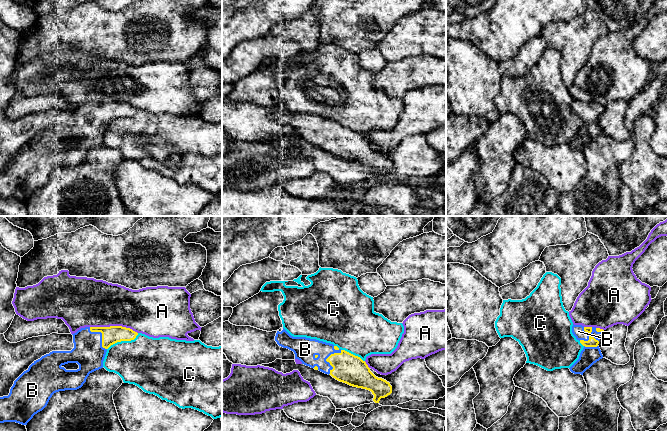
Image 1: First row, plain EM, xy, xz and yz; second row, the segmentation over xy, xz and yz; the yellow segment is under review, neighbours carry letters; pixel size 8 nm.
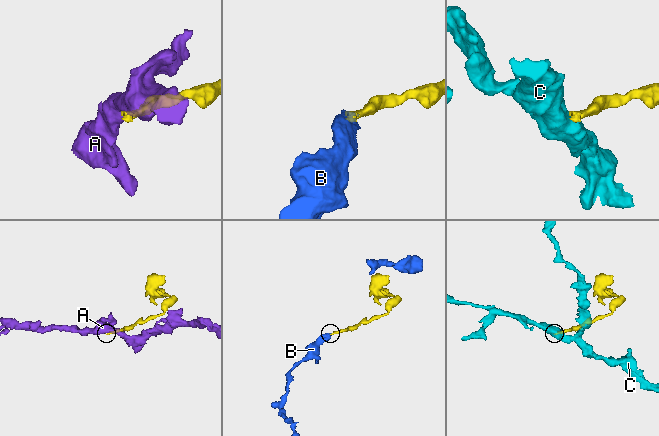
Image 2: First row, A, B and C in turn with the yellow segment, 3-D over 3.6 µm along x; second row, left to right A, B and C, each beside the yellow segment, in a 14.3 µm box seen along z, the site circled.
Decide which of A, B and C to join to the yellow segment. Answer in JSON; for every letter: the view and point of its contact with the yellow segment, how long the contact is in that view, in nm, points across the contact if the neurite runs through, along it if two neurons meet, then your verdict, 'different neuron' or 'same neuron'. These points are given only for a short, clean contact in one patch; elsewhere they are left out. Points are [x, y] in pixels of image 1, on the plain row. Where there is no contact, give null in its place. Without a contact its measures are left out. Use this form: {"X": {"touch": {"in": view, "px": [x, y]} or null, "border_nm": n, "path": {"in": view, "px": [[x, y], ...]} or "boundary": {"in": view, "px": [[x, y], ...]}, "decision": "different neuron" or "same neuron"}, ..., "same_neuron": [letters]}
{"A": {"touch": {"in": "xy", "px": [114, 102]}, "border_nm": 380, "decision": "different neuron"}, "B": {"touch": {"in": "xz", "px": [330, 131]}, "border_nm": 240, "path": {"in": "xz", "px": [[347, 144], [339, 140], [330, 131], [318, 131], [305, 125]]}, "decision": "same neuron"}, "C": {"touch": {"in": "xy", "px": [123, 116]}, "border_nm": 280, "boundary": {"in": "xy", "px": [[138, 109], [133, 115], [117, 117], [107, 125]]}, "decision": "different neuron"}, "same_neuron": ["B"]}

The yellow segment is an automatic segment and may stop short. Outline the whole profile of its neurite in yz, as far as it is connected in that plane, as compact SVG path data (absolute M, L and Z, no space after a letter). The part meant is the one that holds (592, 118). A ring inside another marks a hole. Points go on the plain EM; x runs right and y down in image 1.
M573 100L572 109L584 124L580 129L579 135L569 145L574 150L583 151L594 139L603 134L598 120L604 111L604 106Z

